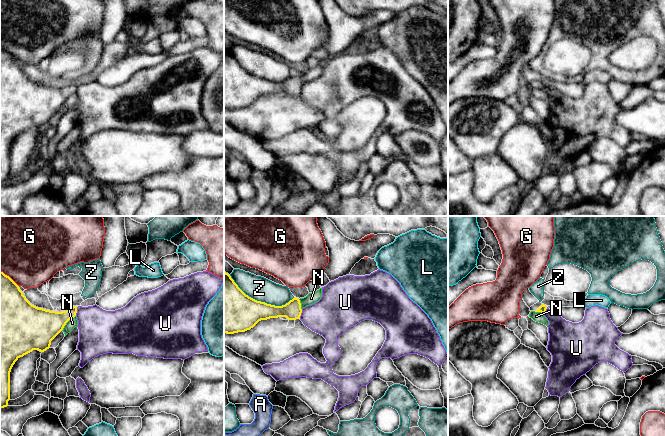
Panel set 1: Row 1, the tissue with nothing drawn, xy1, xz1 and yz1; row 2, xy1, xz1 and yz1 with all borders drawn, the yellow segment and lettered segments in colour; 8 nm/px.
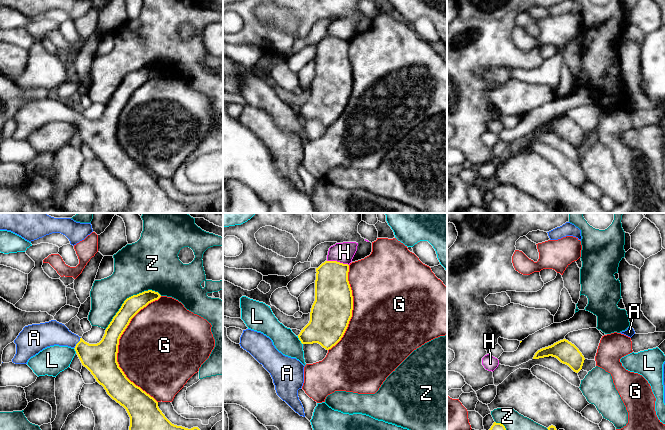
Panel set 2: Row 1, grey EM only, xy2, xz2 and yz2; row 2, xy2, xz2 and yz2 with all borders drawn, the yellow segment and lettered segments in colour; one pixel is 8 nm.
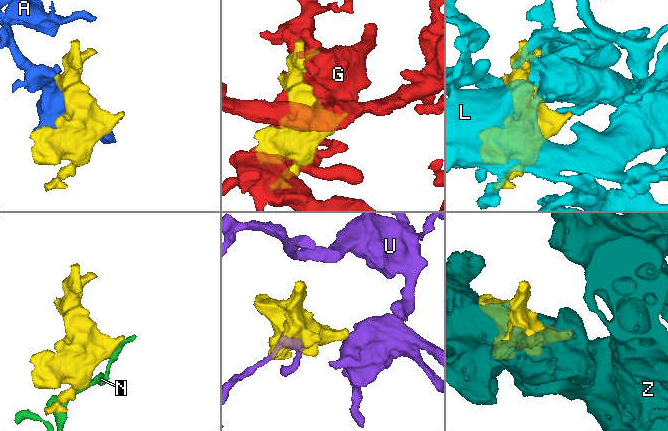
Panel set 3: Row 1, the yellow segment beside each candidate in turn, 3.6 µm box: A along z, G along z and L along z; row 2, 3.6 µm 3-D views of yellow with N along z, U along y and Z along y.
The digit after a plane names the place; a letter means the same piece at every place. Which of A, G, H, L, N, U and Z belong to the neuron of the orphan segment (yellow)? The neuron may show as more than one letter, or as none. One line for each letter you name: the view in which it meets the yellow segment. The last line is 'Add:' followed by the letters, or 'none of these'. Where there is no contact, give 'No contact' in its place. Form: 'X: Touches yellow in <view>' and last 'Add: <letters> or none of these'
A: Touches yellow in xy2
Add: A

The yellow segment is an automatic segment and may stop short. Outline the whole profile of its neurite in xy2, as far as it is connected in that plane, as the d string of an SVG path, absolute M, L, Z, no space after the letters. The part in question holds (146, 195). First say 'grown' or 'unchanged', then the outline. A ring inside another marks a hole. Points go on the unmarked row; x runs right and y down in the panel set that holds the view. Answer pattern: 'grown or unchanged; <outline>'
grown; M148 66L127 74L119 87L105 106L102 116L97 120L89 120L81 113L72 109L64 100L51 96L49 98L25 102L14 116L16 130L12 135L15 140L27 140L28 136L43 125L59 121L74 124L82 141L94 152L96 157L104 163L107 170L123 182L129 193L129 206L121 213L191 213L201 210L198 203L191 205L172 200L158 183L158 178L131 158L117 138L119 115L131 95L149 79L158 76L161 71L158 68Z

